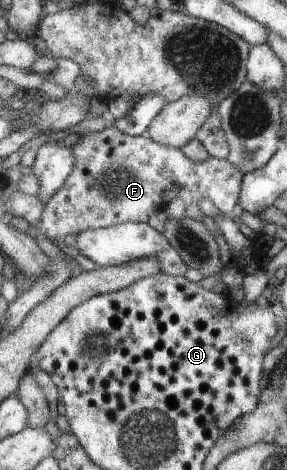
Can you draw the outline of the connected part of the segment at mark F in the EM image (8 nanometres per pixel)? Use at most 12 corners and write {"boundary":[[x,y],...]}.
{"boundary":[[109,127],[79,137],[41,234],[148,223],[174,199],[225,216],[245,171]]}

